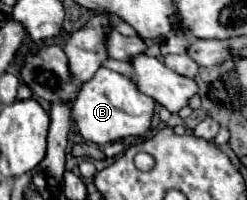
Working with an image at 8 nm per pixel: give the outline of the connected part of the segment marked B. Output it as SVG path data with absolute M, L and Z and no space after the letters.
M102 66L88 82L82 84L78 100L72 106L72 120L76 120L76 128L86 142L108 144L126 136L142 136L150 128L154 106L156 102L142 94L132 78Z

